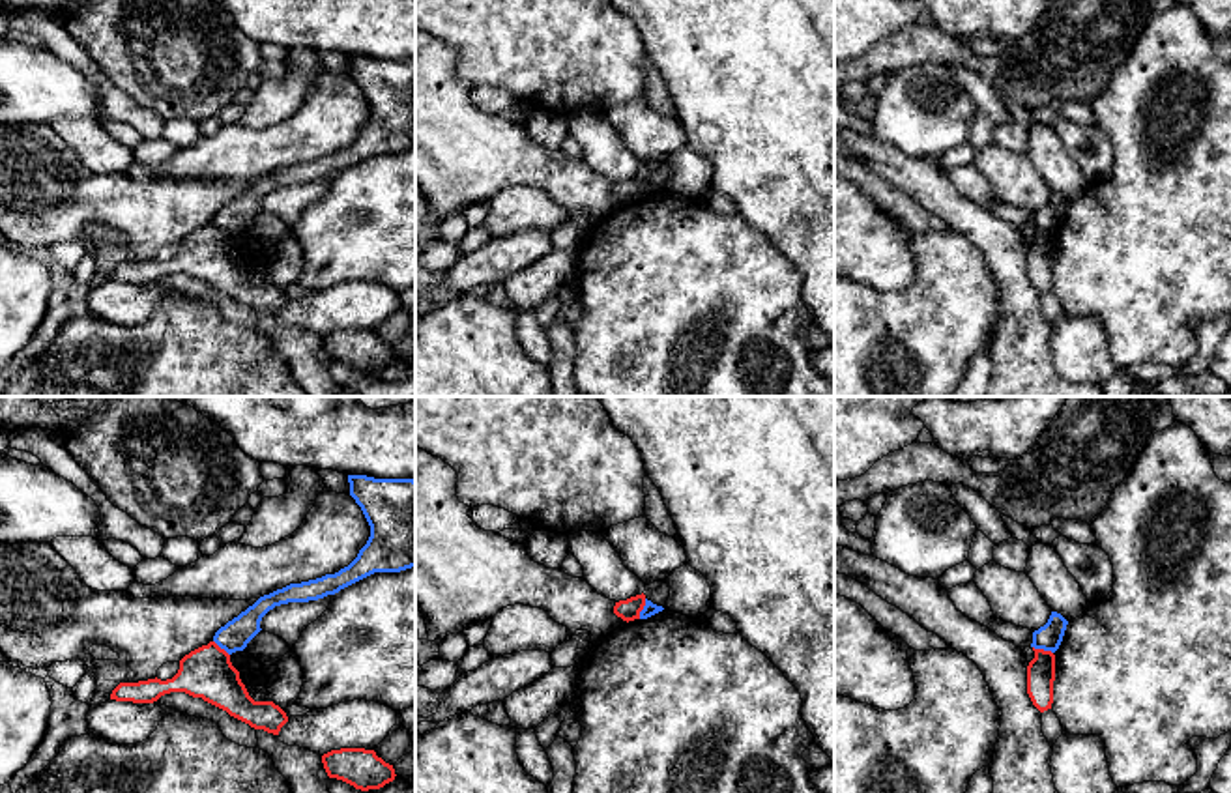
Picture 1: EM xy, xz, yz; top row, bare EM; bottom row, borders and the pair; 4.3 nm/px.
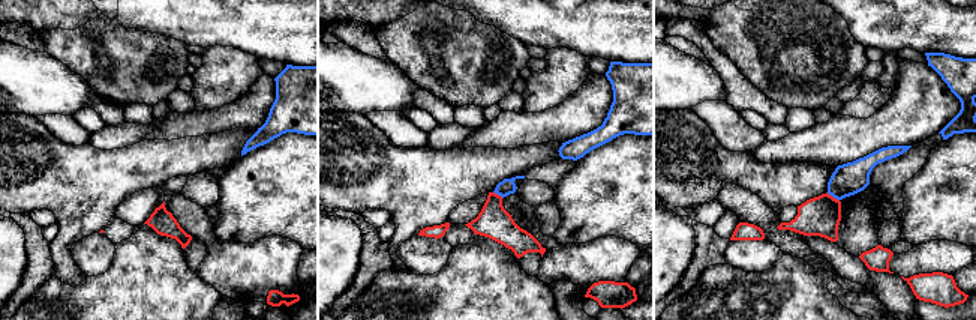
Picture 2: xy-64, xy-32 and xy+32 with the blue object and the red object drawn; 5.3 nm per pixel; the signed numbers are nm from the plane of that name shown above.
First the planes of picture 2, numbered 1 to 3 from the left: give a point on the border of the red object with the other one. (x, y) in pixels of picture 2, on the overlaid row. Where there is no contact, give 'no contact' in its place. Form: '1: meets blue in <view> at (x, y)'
1: no contact
2: meets blue in xy-32 at (498, 194)
3: meets blue in xy+32 at (832, 196)

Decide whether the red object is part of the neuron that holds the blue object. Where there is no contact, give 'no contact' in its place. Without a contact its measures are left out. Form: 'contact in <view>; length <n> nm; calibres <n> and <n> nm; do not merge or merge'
contact in xz; length 90 nm; calibres 60 and 90 nm; do not merge

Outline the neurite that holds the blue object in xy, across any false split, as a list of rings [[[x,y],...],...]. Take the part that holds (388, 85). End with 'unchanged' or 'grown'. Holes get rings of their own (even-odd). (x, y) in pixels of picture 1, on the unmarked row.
[[[348,56],[350,77],[361,88],[370,118],[357,138],[335,155],[290,165],[260,178],[253,187],[221,208],[213,223],[228,236],[243,232],[262,211],[262,198],[275,187],[309,183],[374,155],[400,153],[415,148],[415,62]]] | unchanged

